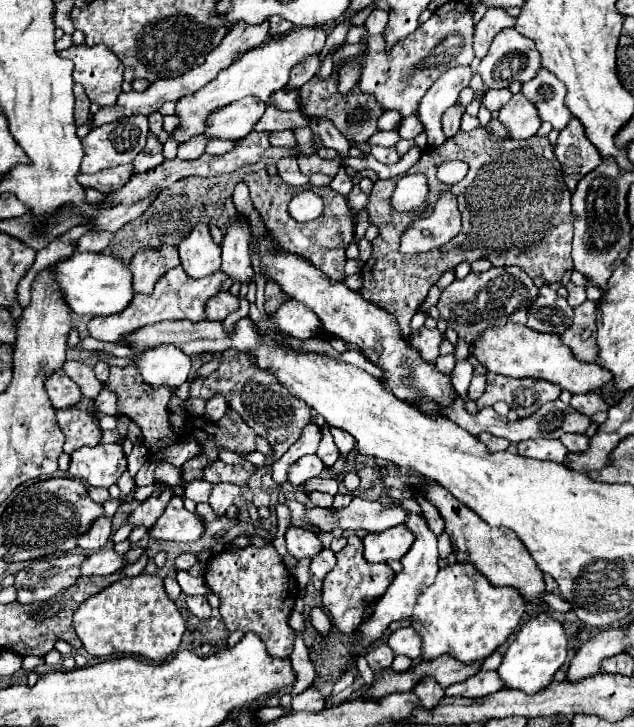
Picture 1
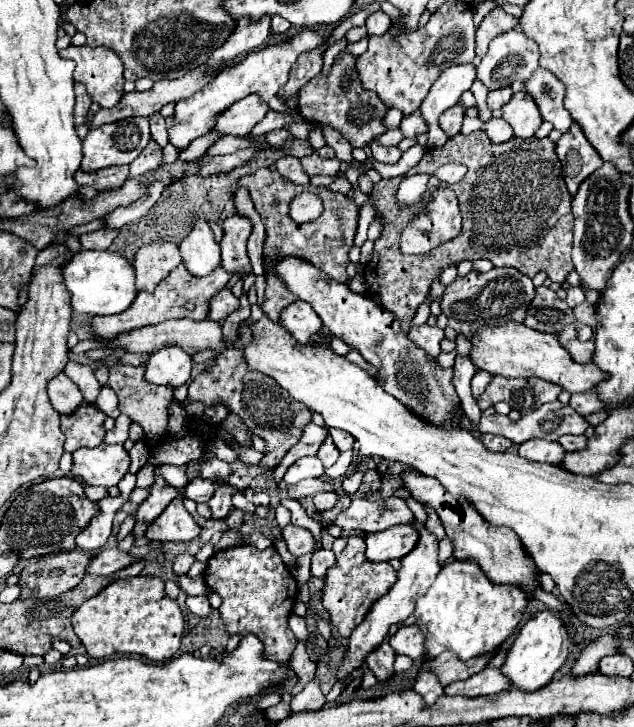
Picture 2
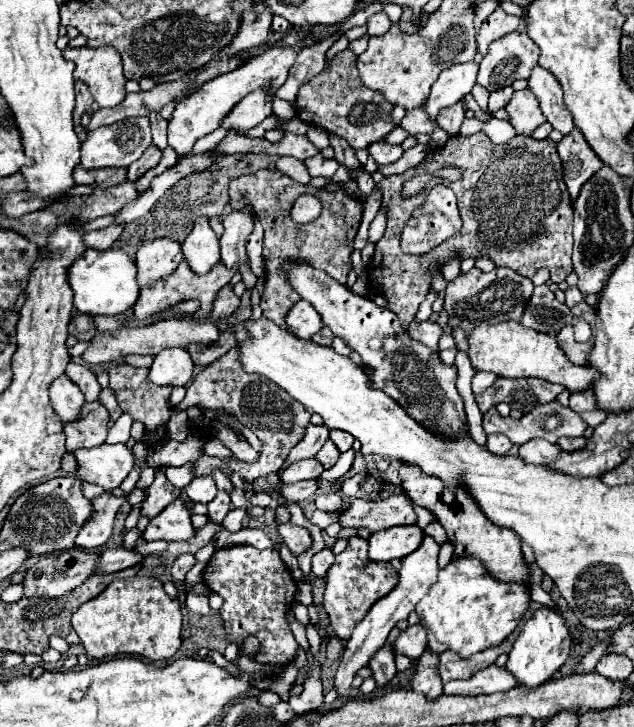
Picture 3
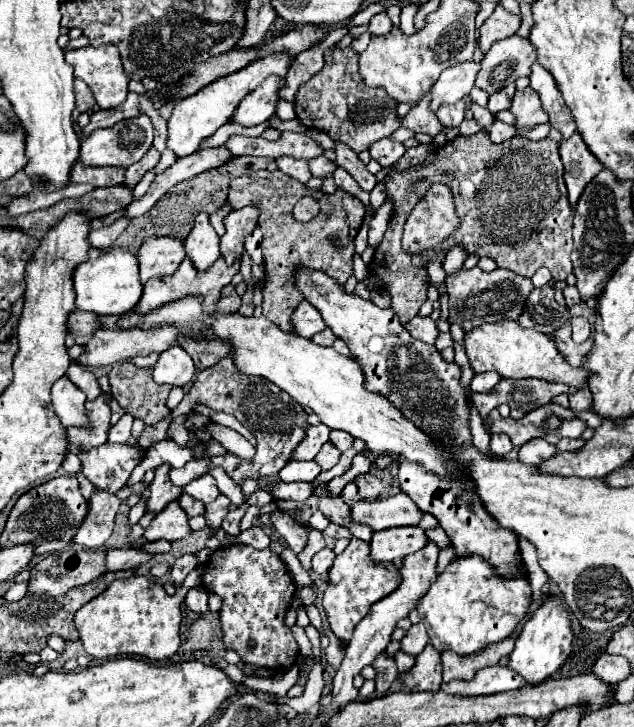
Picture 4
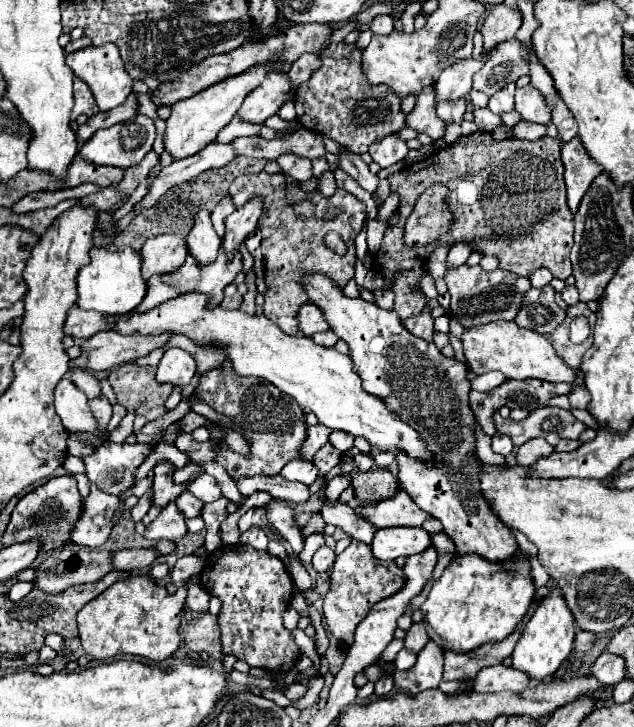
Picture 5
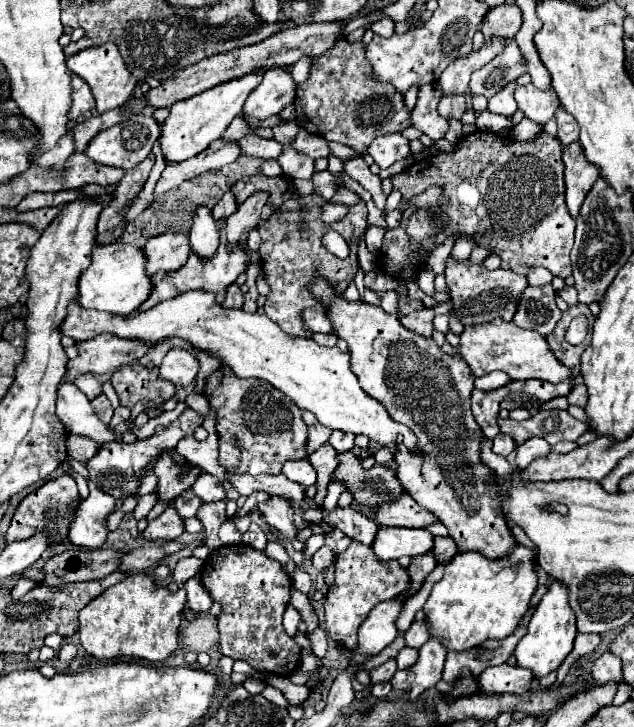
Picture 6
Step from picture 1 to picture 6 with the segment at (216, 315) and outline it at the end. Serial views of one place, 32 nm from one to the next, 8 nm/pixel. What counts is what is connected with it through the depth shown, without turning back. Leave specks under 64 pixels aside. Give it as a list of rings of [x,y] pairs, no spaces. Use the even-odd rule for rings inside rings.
[[[232,284],[226,292],[226,300],[224,300],[224,308],[242,308],[244,304],[244,294],[240,292],[240,286],[238,284]]]

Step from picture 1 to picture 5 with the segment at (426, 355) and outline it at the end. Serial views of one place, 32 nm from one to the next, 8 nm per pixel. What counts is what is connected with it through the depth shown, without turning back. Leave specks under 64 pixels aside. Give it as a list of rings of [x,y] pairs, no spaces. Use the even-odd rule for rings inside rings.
[[[420,312],[416,316],[410,316],[408,320],[402,320],[402,324],[406,326],[408,332],[412,332],[414,336],[420,336],[424,340],[432,340],[432,336],[434,336],[434,316],[432,316],[432,312]]]

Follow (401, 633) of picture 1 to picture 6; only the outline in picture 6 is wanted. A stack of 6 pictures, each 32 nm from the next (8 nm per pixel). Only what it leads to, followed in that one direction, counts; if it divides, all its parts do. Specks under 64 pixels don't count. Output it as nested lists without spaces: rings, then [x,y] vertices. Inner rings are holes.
[[[414,620],[412,626],[406,630],[406,646],[410,648],[418,650],[428,638],[428,624],[424,624],[424,620]]]

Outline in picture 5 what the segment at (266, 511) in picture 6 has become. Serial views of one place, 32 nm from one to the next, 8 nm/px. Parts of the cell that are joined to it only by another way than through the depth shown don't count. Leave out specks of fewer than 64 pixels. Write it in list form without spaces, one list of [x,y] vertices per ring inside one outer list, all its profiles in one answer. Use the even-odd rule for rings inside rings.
[[[272,498],[264,508],[266,508],[268,522],[280,532],[280,536],[288,540],[292,550],[302,552],[304,536],[302,536],[302,530],[294,522],[294,510],[284,500],[276,500],[276,498]]]

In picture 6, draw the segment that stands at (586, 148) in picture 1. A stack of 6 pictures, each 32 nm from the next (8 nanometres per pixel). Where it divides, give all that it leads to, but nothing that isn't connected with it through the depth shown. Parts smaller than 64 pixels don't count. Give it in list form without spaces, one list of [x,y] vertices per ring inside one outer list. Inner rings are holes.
[[[578,142],[564,148],[562,160],[566,166],[566,170],[564,170],[566,206],[568,206],[570,216],[576,218],[580,214],[580,204],[584,202],[584,196],[588,194],[592,184],[598,180],[600,170],[596,170],[596,166],[592,166],[584,158],[584,152],[582,152]]]

